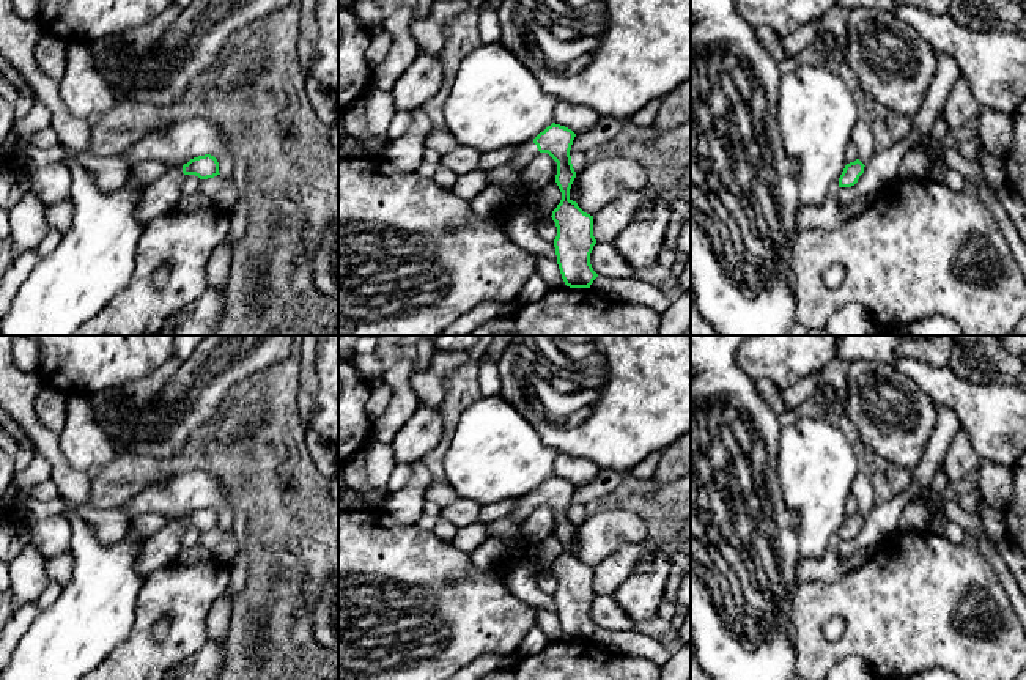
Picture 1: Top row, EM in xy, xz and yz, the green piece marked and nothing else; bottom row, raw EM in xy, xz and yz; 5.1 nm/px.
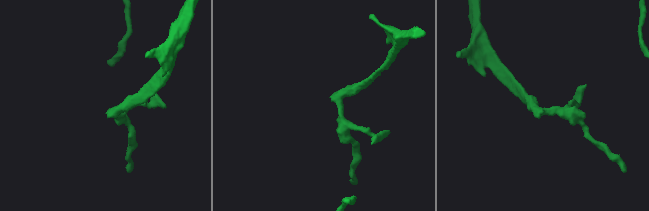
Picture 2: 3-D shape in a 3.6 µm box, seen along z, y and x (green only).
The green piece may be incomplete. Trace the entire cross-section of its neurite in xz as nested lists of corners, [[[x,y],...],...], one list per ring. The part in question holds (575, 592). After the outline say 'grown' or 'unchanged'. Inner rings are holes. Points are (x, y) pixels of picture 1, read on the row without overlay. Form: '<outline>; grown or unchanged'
[[[552,475],[535,491],[522,496],[507,518],[521,524],[540,505],[548,505],[557,515],[555,535],[562,552],[551,568],[557,579],[554,592],[557,617],[567,639],[590,641],[598,630],[590,617],[596,592],[593,589],[593,568],[584,565],[570,551],[570,541],[576,530],[570,508],[574,490],[571,482]]]; grown

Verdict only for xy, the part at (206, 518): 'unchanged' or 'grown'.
grown

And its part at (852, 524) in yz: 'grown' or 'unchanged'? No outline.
unchanged

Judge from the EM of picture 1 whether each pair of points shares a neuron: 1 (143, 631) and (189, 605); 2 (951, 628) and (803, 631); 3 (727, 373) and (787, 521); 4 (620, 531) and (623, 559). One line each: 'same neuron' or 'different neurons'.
1: same neuron
2: same neuron
3: same neuron
4: different neurons

